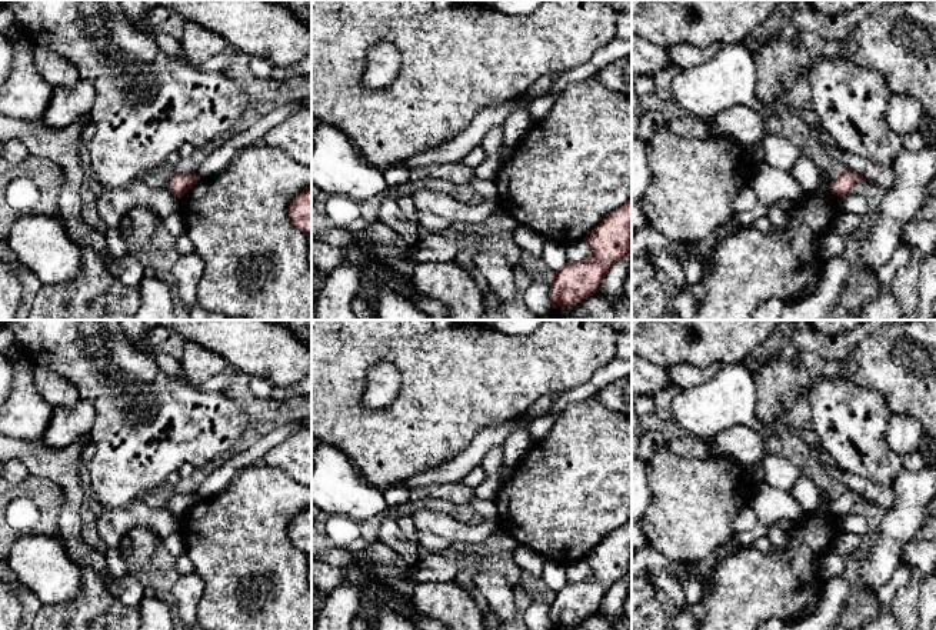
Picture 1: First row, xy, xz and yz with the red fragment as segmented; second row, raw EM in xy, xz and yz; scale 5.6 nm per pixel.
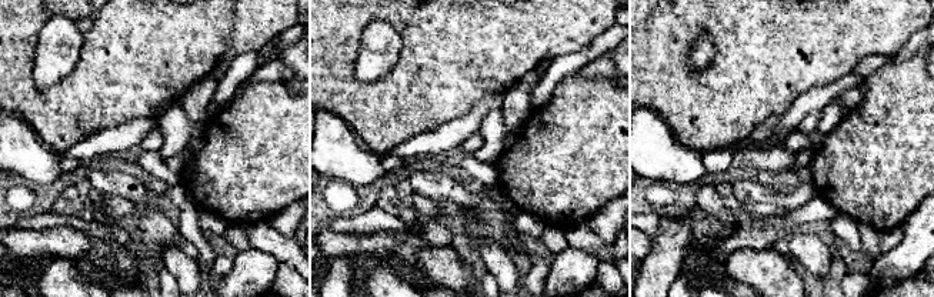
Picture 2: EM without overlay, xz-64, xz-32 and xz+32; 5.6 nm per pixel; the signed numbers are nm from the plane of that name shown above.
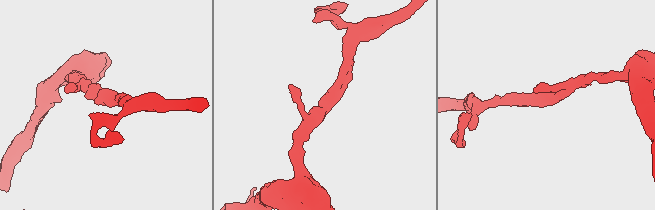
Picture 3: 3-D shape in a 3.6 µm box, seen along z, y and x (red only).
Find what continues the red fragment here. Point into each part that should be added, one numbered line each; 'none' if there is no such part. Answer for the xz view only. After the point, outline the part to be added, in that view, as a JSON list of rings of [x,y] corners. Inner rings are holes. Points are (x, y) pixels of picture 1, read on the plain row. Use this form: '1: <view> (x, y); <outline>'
none

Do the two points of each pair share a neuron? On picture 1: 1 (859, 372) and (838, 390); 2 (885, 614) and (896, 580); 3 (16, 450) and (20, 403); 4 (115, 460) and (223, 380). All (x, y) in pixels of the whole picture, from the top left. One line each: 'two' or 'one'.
1: two
2: one
3: two
4: two

